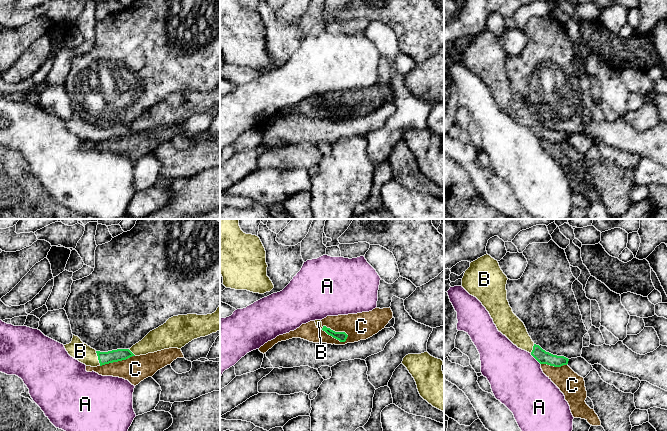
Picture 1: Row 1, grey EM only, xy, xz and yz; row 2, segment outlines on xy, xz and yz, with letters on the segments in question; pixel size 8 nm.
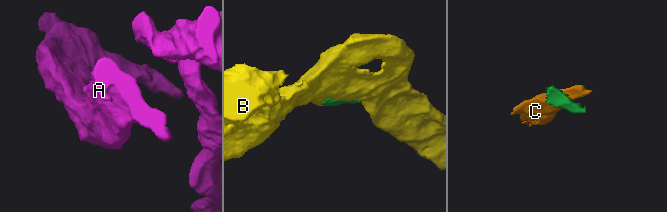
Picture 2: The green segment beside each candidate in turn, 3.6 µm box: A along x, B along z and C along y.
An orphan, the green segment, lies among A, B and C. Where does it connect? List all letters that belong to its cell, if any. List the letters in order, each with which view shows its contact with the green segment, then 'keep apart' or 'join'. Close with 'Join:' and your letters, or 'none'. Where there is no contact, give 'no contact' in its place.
A: yz | keep apart
B: xy | join
C: xz | keep apart
Join: B

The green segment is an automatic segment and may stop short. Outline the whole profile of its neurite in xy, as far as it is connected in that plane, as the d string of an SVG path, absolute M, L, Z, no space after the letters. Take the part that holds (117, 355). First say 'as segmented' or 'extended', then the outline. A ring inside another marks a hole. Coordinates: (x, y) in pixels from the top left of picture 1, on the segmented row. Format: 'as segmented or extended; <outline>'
extended; M220 305L212 314L173 316L163 325L150 331L130 349L117 349L108 352L96 351L75 335L73 335L72 341L64 347L74 359L86 366L97 367L164 349L181 349L192 340L208 336L219 330Z

